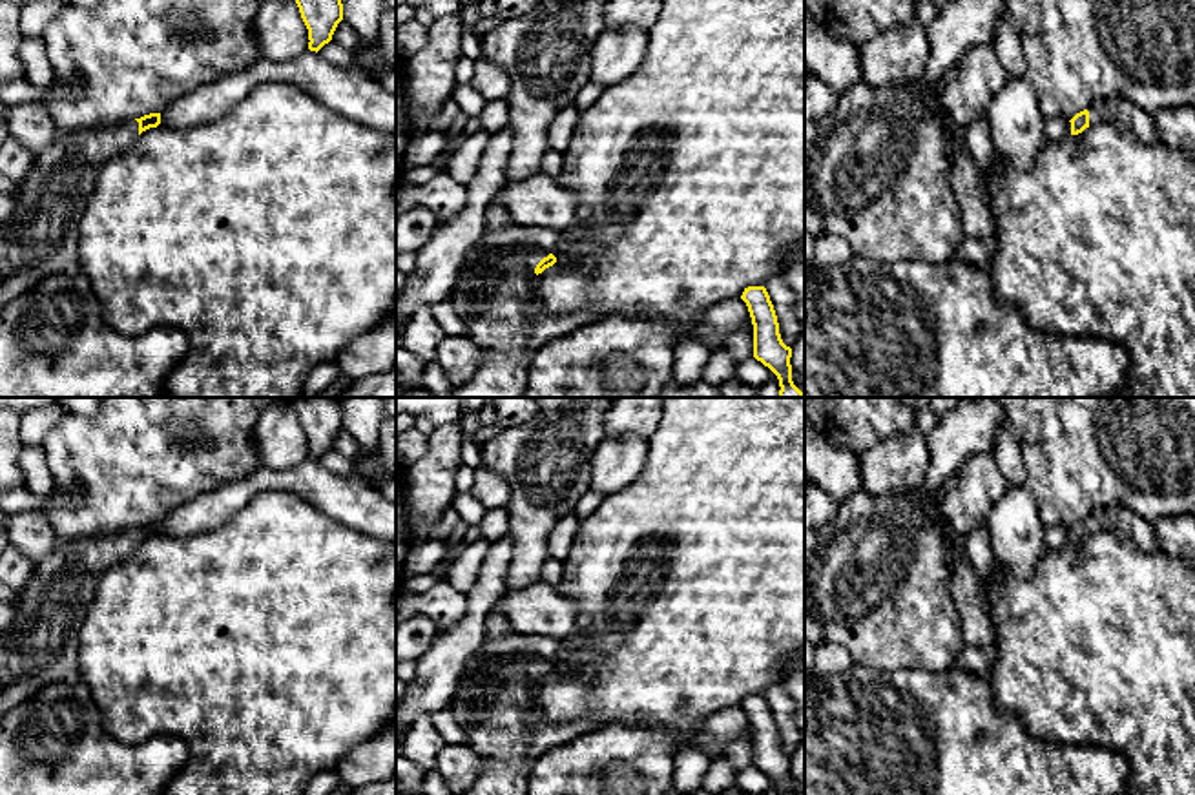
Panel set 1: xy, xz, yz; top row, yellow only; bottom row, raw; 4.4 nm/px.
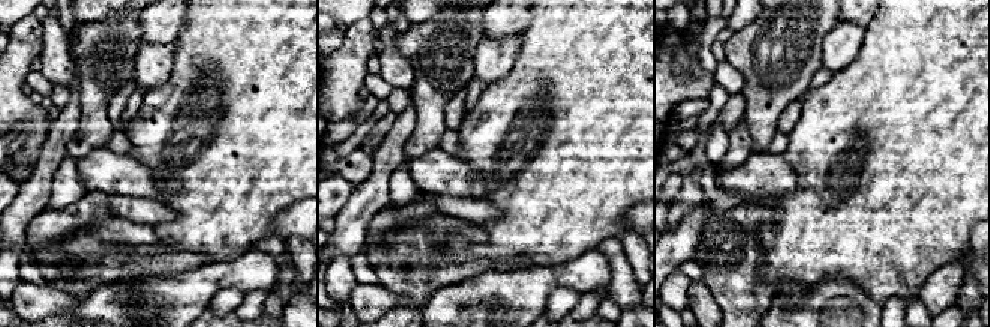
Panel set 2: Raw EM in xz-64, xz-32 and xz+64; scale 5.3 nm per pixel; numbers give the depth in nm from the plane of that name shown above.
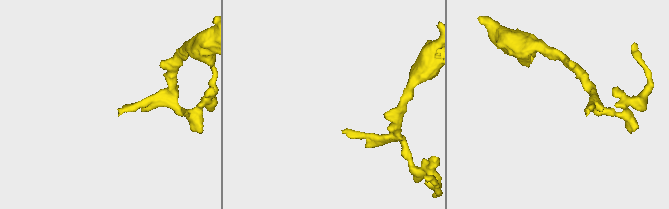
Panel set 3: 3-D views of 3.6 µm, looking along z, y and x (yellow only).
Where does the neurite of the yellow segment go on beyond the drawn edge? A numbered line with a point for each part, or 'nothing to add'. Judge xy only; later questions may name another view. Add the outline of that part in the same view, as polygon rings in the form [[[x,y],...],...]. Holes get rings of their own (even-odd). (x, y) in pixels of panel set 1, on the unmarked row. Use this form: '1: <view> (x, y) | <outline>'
1: xy (41, 646) | [[[139,531],[58,540],[57,547],[33,565],[31,578],[16,598],[15,622],[0,633],[0,718],[51,682],[77,682],[78,636],[89,604],[106,571],[130,558]]]

